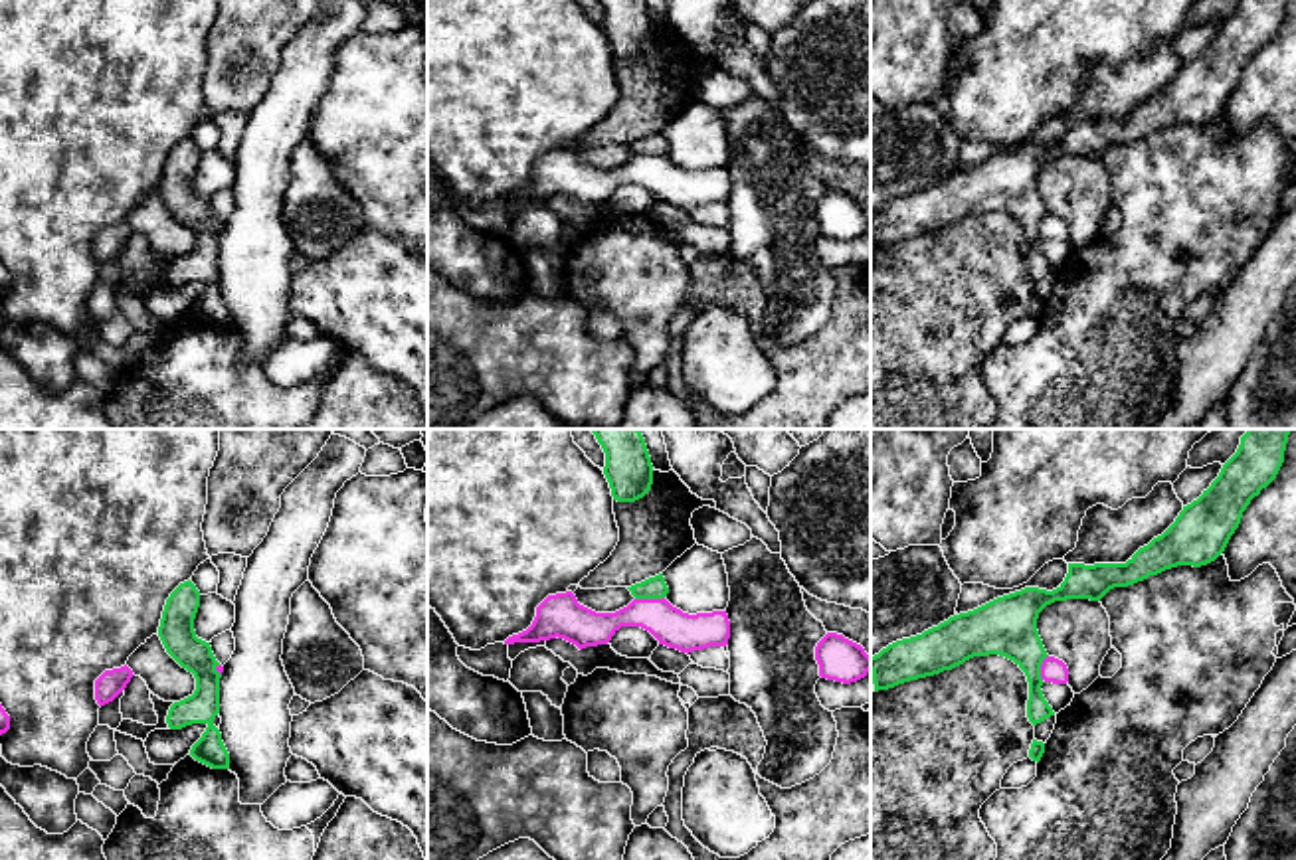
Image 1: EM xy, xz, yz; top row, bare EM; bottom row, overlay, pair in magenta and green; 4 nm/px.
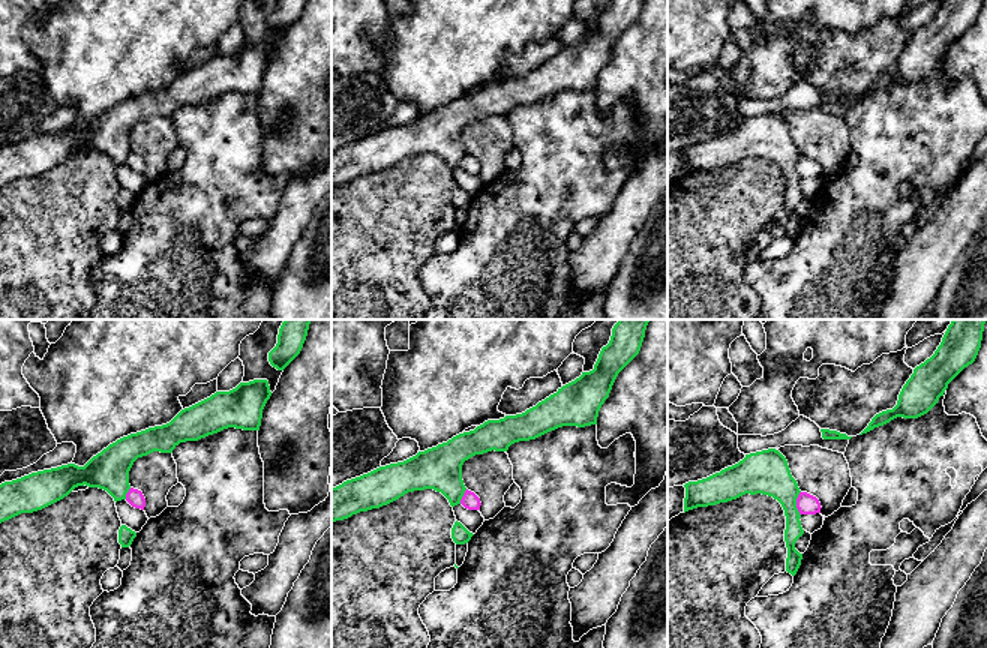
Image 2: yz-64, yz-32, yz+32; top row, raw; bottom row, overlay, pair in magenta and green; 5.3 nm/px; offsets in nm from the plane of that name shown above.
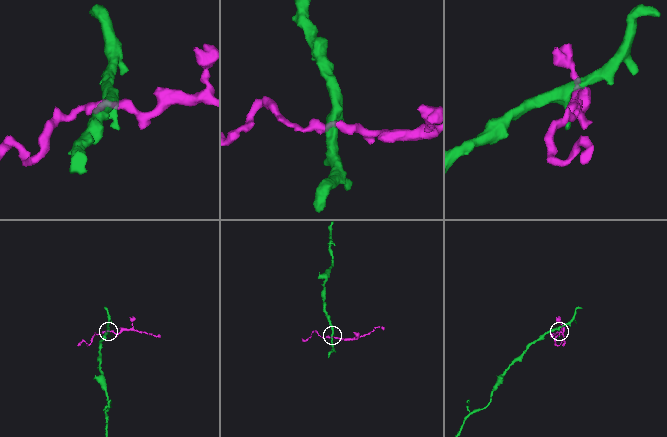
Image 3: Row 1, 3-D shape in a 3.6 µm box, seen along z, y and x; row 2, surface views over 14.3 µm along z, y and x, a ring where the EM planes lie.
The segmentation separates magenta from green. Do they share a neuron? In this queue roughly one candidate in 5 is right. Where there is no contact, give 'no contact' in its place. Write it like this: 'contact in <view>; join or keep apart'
contact in xz; keep apart

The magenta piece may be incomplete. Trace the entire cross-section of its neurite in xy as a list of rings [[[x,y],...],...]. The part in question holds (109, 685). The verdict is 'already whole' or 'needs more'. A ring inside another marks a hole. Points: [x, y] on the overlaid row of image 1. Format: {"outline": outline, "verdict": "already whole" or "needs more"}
{"outline": [[[125,664],[121,668],[105,670],[95,680],[95,700],[99,706],[113,702],[131,682],[133,670]]], "verdict": "already whole"}

